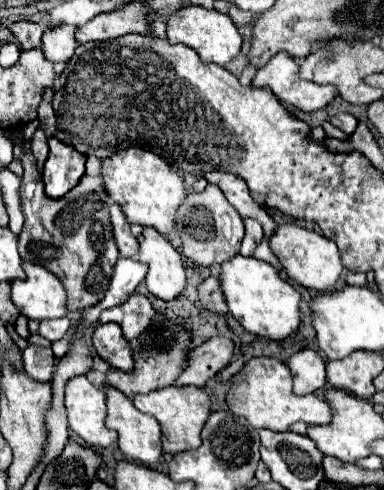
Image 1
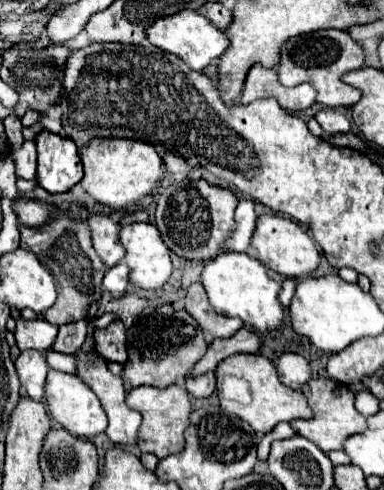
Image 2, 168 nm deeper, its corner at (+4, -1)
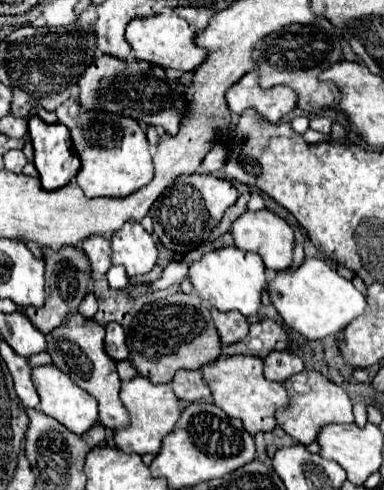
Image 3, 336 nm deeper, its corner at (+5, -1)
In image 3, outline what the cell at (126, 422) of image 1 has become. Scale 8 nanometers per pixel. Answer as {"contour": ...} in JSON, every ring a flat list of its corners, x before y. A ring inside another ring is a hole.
{"contour":[[71,313,67,317,67,323,51,333,47,333,47,351,53,357,53,363,67,373,81,389,85,389,89,395,93,395,99,403,99,421,111,429,119,431,129,425,129,415,127,409,123,407,119,399,119,387,121,379,115,369,115,361,105,353,103,349,103,337,105,337,105,327,95,323,93,319,85,319,79,313]]}

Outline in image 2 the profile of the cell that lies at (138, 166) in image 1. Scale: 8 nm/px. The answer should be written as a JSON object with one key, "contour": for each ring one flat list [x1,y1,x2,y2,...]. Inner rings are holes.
{"contour":[[94,137,86,147,80,149,80,157,84,163,84,177,80,185,86,193,112,209,124,209,126,205,136,205,142,197,152,193,156,181,164,173,162,157,156,153,154,145,124,139,124,137]]}

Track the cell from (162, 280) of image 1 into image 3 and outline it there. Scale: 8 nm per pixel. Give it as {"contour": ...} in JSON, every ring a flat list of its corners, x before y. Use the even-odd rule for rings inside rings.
{"contour":[[127,221,111,237,113,265,123,265,129,277,149,273,159,259,159,249,149,231,137,221]]}

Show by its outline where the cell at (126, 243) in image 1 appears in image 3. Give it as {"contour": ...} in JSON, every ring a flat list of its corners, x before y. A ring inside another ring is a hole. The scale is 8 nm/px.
{"contour":[[105,235,87,237,85,241,81,241,81,247,87,253,87,257,91,261,91,269,95,273,107,273,109,271,109,267,111,267,109,237,105,237]]}

